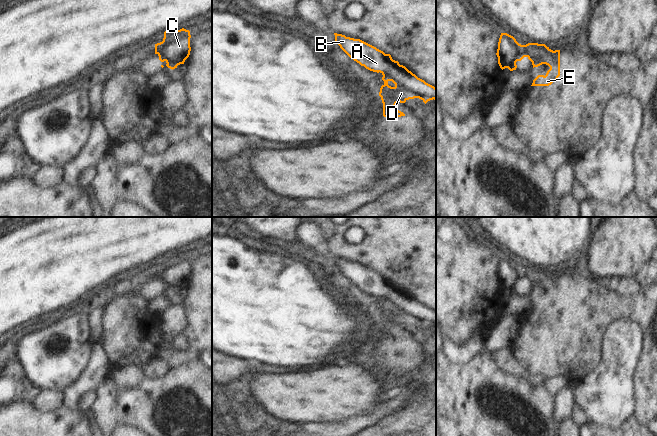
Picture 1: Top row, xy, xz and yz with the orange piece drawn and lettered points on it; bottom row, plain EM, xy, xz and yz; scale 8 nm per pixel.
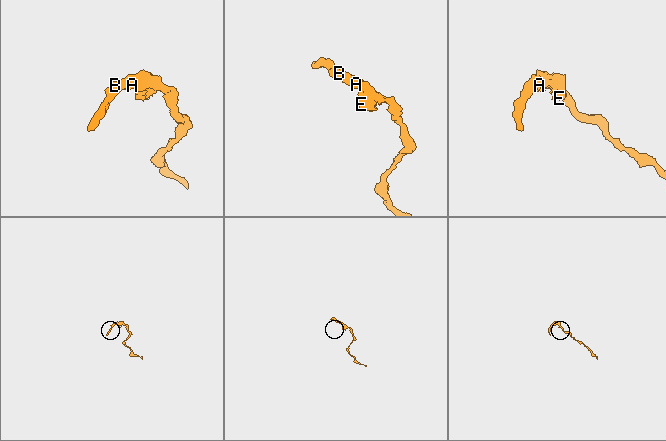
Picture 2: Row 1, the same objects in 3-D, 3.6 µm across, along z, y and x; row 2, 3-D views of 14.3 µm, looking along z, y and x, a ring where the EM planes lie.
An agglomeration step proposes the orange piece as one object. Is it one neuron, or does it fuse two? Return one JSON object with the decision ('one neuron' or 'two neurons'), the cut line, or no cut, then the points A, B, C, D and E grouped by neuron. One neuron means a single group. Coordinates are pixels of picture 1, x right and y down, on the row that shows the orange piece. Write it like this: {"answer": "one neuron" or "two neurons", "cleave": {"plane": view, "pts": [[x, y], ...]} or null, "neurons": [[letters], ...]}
{"answer": "one neuron", "cleave": null, "neurons": [["A", "B", "C", "D", "E"]]}

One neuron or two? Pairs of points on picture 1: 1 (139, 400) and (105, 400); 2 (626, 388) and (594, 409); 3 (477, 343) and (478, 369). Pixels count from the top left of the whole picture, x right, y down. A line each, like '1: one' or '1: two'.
1: one
2: one
3: two

